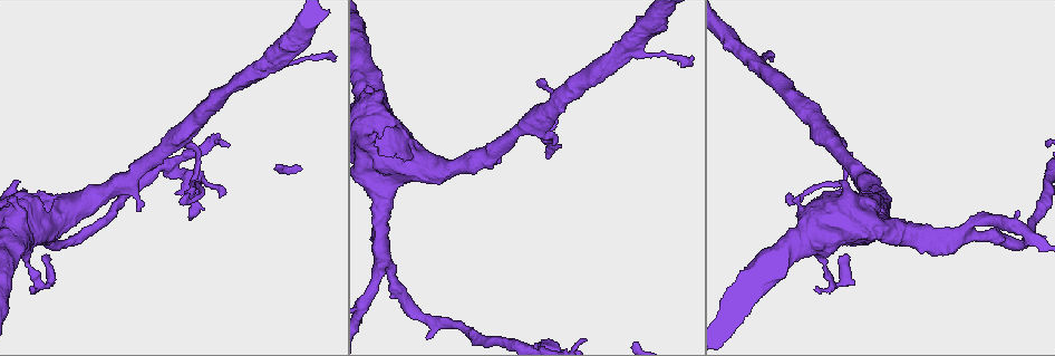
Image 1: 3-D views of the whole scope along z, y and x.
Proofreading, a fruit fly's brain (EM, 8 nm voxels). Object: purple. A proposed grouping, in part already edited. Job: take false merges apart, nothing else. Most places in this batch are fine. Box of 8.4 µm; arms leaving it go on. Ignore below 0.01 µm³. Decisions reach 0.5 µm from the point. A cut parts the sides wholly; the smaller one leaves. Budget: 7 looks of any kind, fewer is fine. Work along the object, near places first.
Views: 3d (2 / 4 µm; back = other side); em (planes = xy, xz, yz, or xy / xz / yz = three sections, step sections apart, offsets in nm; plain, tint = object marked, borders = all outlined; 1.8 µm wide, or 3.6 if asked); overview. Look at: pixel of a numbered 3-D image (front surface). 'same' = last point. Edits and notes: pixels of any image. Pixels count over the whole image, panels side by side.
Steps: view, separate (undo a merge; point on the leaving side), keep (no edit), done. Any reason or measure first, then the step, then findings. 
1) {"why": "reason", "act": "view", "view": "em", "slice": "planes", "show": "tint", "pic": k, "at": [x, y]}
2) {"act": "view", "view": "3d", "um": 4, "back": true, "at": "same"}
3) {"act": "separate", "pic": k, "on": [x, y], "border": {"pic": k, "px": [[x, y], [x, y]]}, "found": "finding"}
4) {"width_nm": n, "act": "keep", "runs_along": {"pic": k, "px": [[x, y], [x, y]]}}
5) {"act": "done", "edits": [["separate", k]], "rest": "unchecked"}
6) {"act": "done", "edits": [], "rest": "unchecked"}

{"why": "a narrow waist", "act": "view", "view": "em", "slice": "planes", "show": "plain", "pic": 1, "at": [838, 185]}

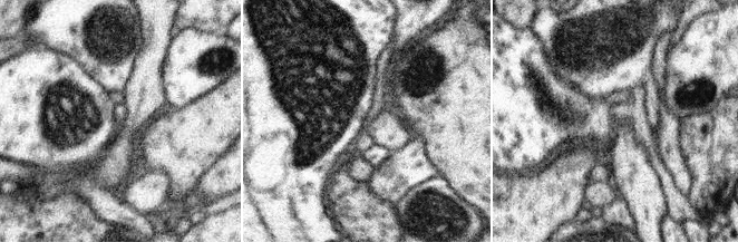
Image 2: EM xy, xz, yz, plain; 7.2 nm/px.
{"why": "where the object lies", "act": "view", "view": "em", "slice": "planes", "show": "tint", "at": "same"}

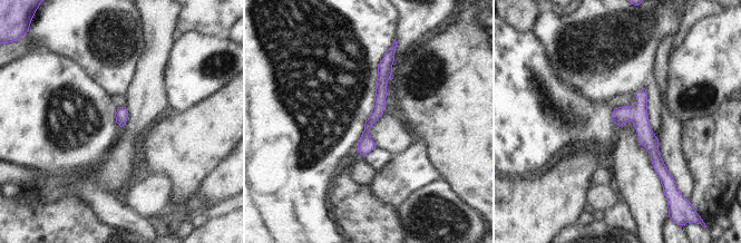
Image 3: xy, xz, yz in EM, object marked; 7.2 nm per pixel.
{"act": "keep", "runs_along": {"pic": 3, "px": [[389, 58], [362, 151]]}, "found": "continuous, no second neuron"}

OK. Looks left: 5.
{"why": "a narrow waist", "act": "view", "view": "3d", "um": 2, "pic": 1, "at": [764, 58]}

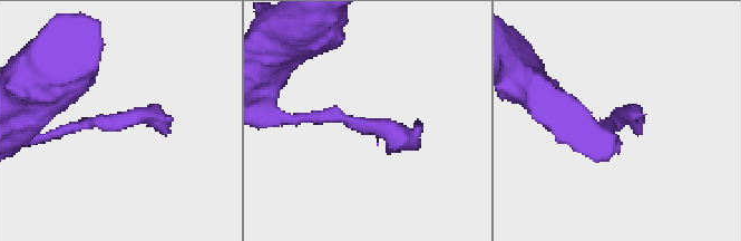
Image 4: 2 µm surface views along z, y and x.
{"act": "view", "view": "em", "slice": "planes", "show": "tint", "pic": 4, "at": [608, 126]}

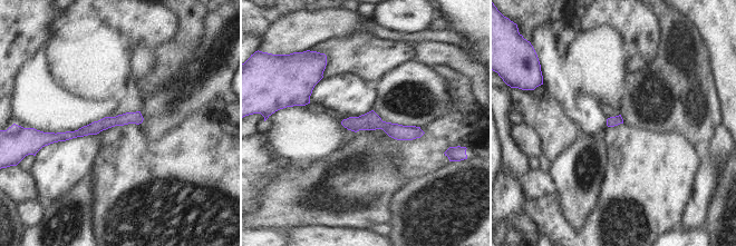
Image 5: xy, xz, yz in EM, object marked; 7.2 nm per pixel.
{"width_nm": 70, "act": "keep", "runs_along": {"pic": 5, "px": [[139, 118], [50, 135]]}, "found": "all the same neuron"}

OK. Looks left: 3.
{"why": "sharp bend", "act": "view", "view": "3d", "um": 4, "pic": 1, "at": [372, 105]}

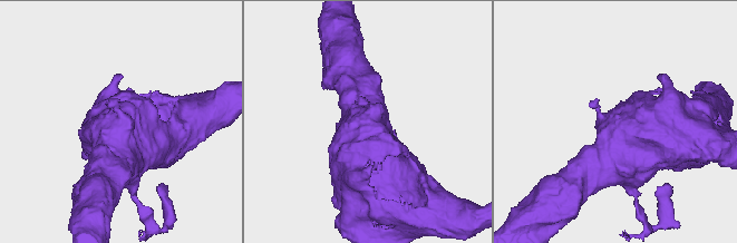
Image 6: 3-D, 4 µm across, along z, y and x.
{"act": "view", "view": "em", "um": 3.6, "slice": "xy", "step": 4, "show": "tint", "pic": 6, "at": [363, 121]}

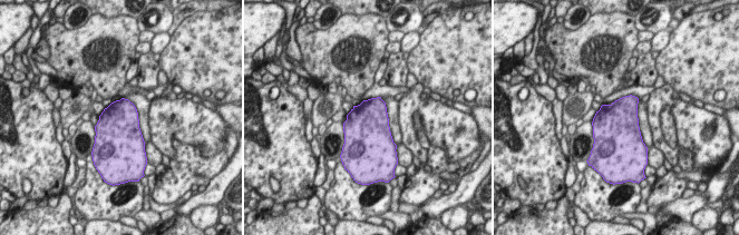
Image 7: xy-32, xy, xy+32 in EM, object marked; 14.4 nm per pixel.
{"why": "cut it another way", "act": "view", "view": "em", "um": 3.6, "slice": "planes", "show": "tint", "at": "same"}

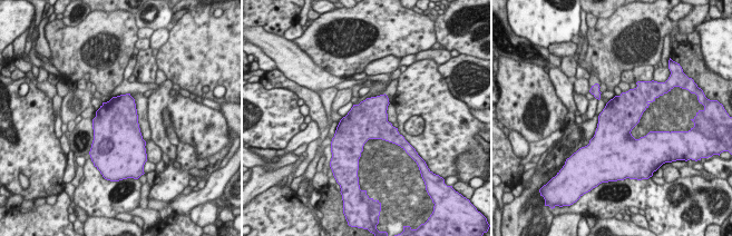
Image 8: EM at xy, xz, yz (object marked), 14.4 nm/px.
{"act": "keep", "found": "all the same neuron"}

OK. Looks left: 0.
{"act": "done", "edits": [], "rest": "unchecked"}

